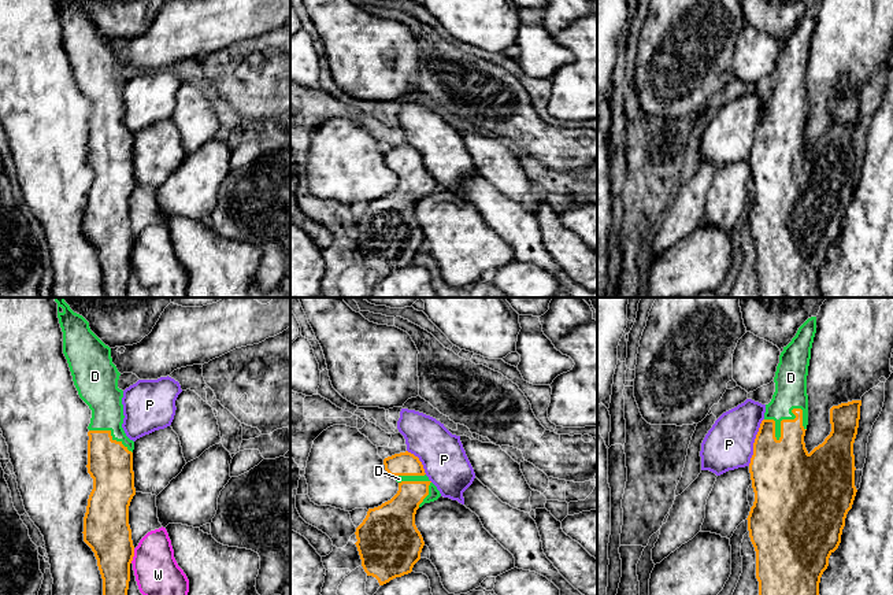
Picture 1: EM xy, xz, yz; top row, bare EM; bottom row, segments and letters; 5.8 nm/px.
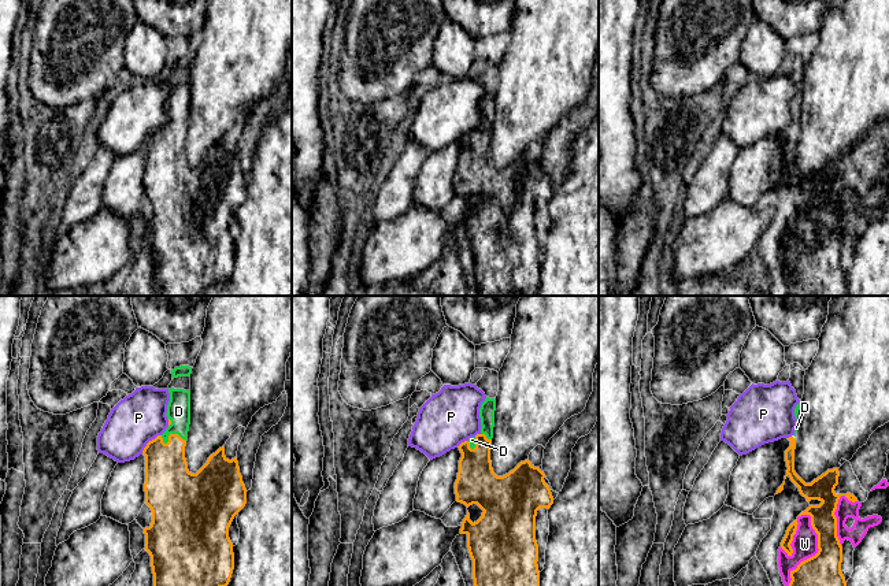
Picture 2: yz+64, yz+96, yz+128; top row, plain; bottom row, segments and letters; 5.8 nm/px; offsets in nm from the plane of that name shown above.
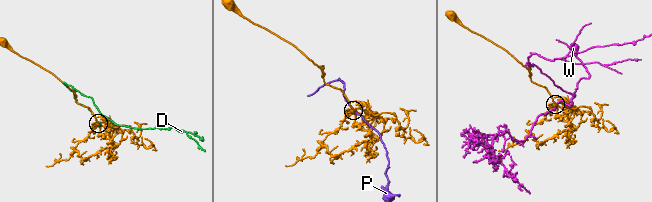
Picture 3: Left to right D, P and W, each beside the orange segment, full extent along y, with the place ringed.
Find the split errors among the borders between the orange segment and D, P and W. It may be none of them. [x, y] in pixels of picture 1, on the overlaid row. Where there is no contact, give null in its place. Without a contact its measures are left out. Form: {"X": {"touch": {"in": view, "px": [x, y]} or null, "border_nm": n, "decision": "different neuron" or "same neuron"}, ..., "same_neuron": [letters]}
{"D": {"touch": {"in": "yz", "px": [784, 420]}, "border_nm": 260, "decision": "same neuron"}, "P": {"touch": {"in": "yz", "px": [755, 442]}, "border_nm": 300, "decision": "different neuron"}, "W": {"touch": {"in": "xy", "px": [133, 555]}, "border_nm": 90, "decision": "different neuron"}, "same_neuron": ["D"]}

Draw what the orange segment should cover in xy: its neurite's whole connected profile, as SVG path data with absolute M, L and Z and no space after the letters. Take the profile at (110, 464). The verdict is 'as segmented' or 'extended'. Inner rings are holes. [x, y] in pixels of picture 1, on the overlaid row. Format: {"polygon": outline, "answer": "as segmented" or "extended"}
{"polygon": "M53 298L58 303L58 318L63 332L63 354L67 359L79 398L92 410L88 426L88 473L93 478L93 489L84 517L84 542L92 548L103 579L103 595L127 595L130 563L134 557L129 506L136 495L133 450L123 428L123 391L118 388L121 373L112 363L111 348L89 328L89 322L74 313L64 298Z", "answer": "extended"}

